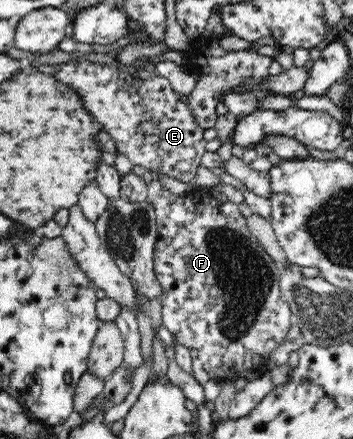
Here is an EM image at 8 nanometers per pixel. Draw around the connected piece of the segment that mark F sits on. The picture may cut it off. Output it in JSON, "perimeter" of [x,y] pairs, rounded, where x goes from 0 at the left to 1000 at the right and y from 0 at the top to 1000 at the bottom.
{"perimeter":[[[442,405],[419,419],[414,458],[433,467],[448,533],[433,556],[433,622],[462,661],[448,677],[462,695],[459,738],[535,795],[552,868],[578,877],[586,866],[646,863],[671,838],[705,843],[756,825],[762,806],[807,774],[827,713],[788,651],[796,613],[714,535],[674,465],[620,456],[595,433],[561,426],[501,444]]]}

